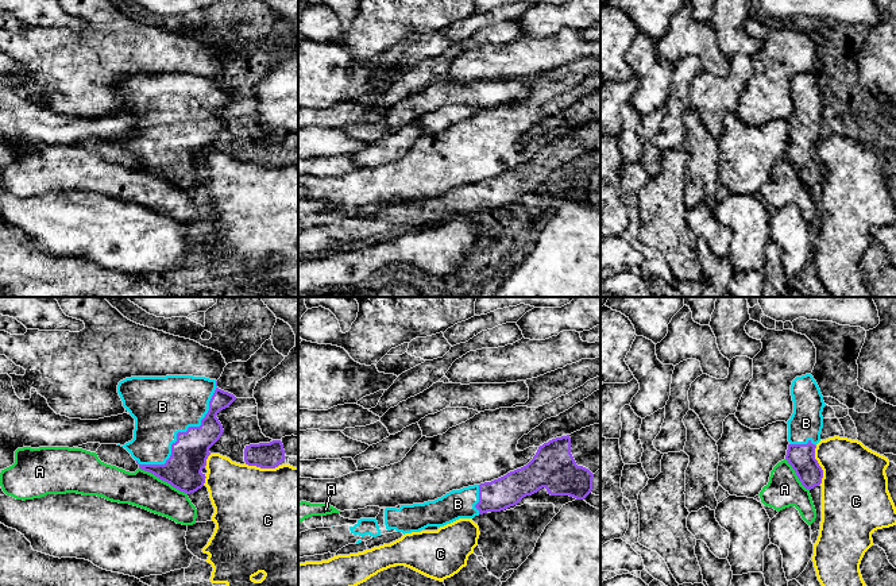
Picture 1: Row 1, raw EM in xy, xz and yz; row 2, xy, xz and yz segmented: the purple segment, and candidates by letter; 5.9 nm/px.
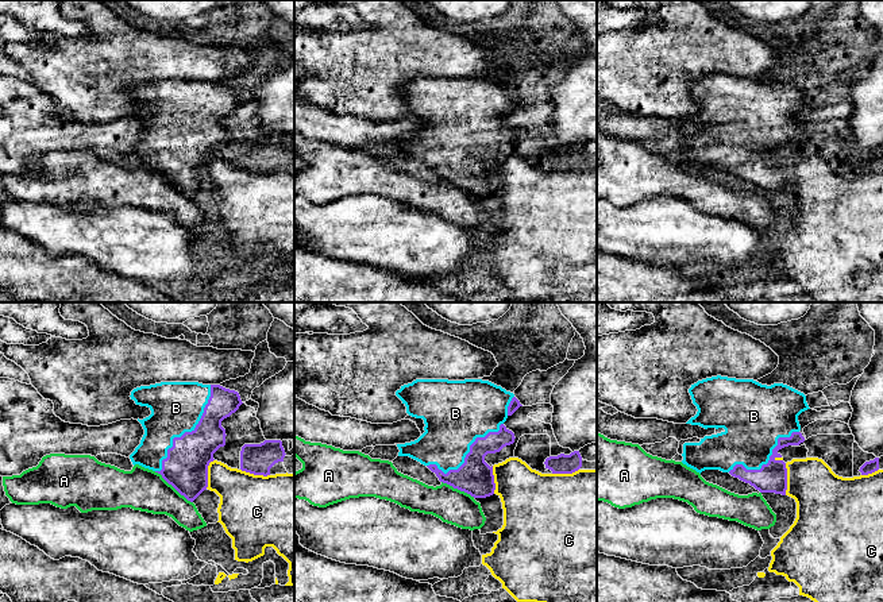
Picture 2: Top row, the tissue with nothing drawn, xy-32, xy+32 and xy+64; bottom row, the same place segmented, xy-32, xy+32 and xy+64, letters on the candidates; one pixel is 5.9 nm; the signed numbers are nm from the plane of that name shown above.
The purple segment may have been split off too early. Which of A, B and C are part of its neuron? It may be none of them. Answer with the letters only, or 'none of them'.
B

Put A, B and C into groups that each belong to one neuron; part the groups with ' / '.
A / B / C

